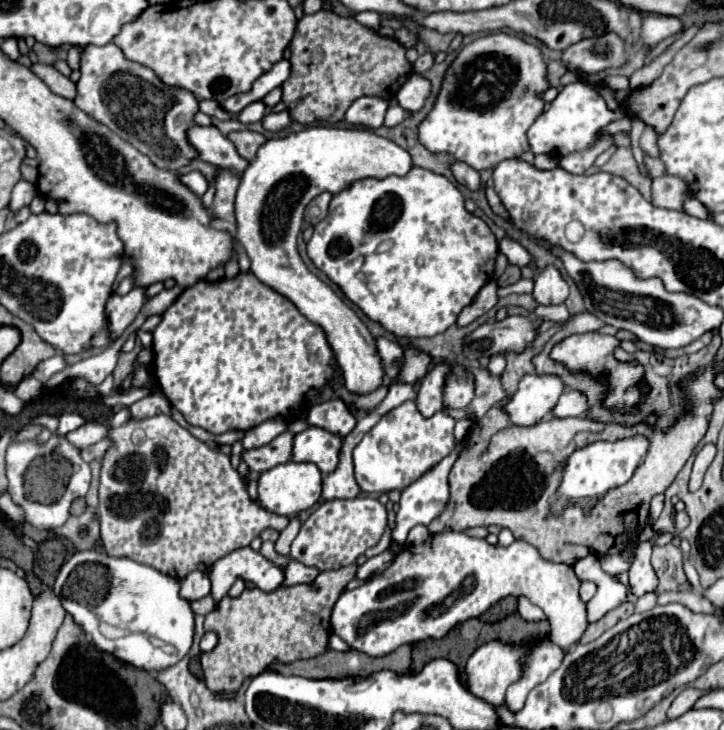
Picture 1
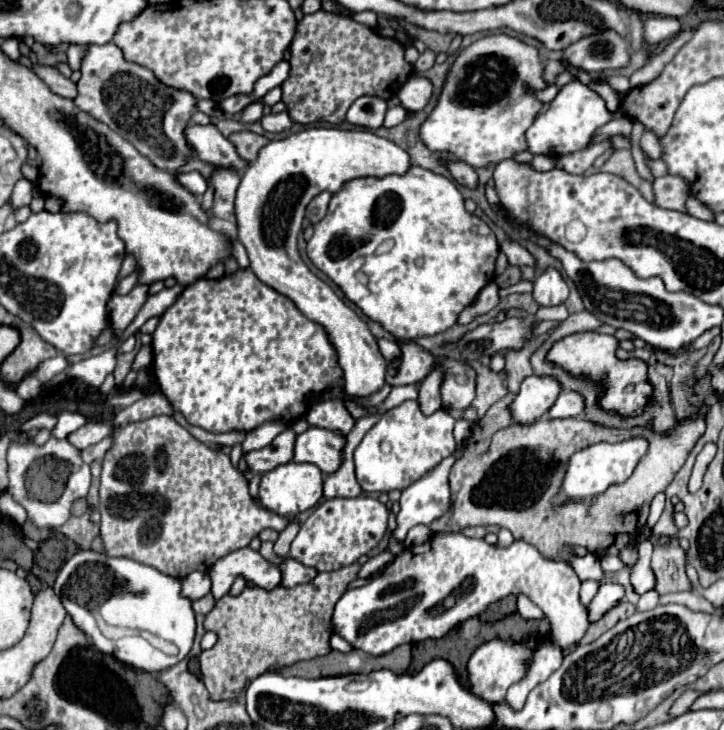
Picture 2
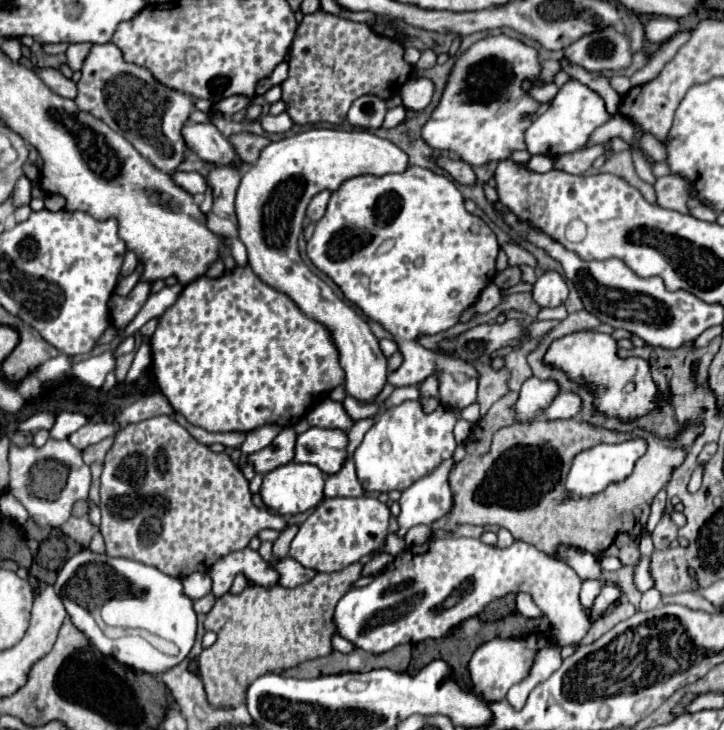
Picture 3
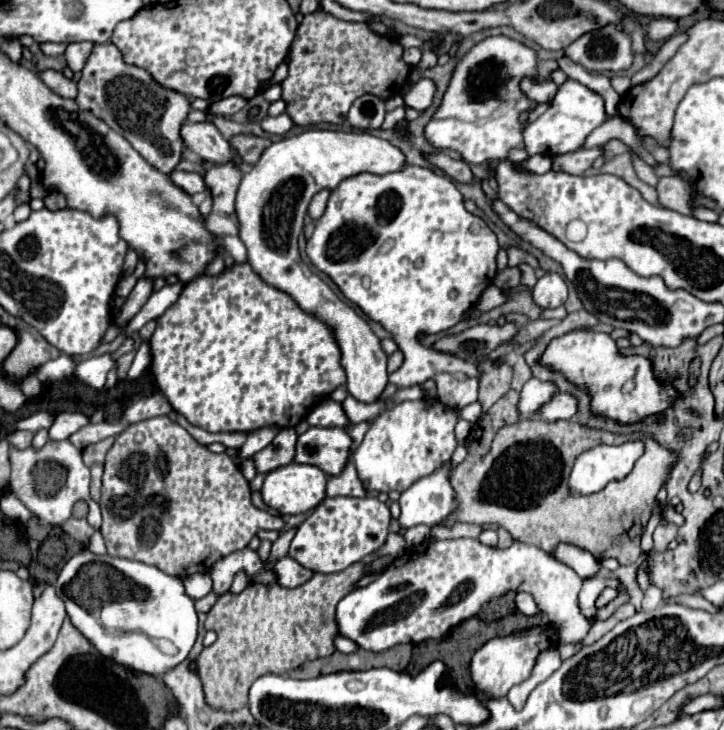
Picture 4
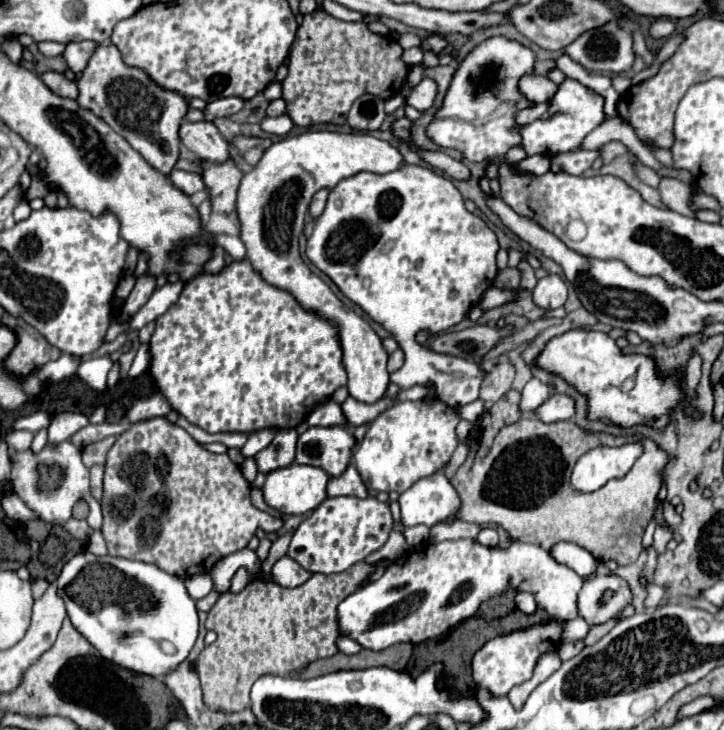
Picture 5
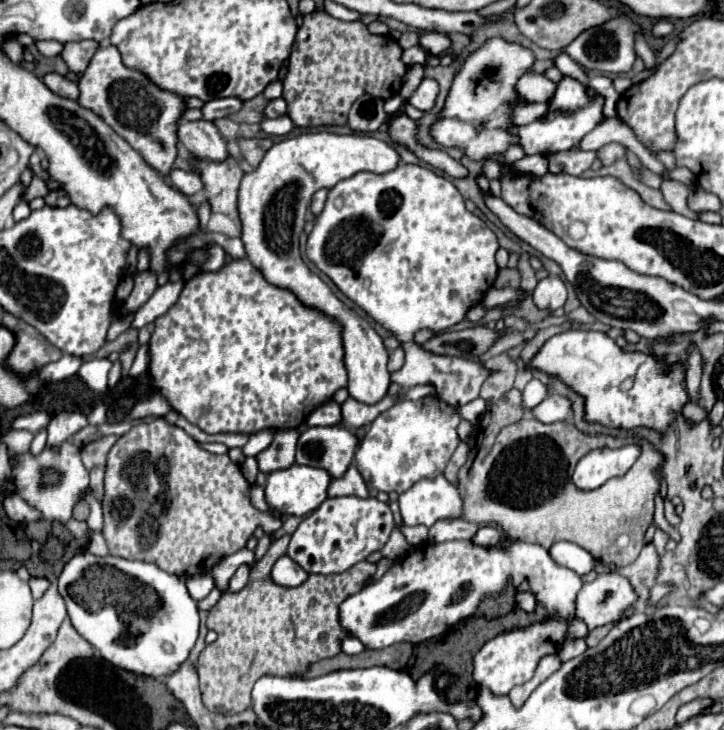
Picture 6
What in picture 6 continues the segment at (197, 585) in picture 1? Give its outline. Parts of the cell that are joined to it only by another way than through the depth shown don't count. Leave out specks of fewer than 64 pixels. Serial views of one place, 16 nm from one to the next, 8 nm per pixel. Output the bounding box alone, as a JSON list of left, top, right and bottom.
[186,574,214,600]

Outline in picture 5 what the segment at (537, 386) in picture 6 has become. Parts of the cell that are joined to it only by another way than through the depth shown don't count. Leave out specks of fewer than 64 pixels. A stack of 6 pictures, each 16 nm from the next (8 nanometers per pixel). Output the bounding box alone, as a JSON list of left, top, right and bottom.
[520,378,554,416]

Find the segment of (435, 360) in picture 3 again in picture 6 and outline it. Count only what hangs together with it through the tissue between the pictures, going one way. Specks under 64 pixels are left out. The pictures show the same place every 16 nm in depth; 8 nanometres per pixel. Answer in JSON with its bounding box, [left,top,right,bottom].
[306,164,498,408]

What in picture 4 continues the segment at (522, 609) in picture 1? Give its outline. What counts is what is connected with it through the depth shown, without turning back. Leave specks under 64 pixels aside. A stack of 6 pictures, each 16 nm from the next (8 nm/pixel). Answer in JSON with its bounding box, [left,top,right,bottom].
[516,592,540,616]

